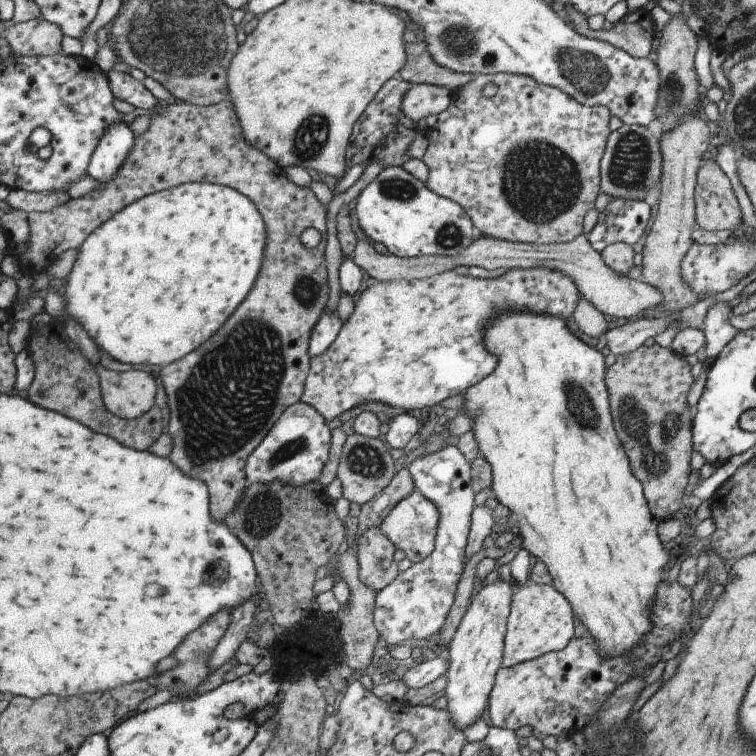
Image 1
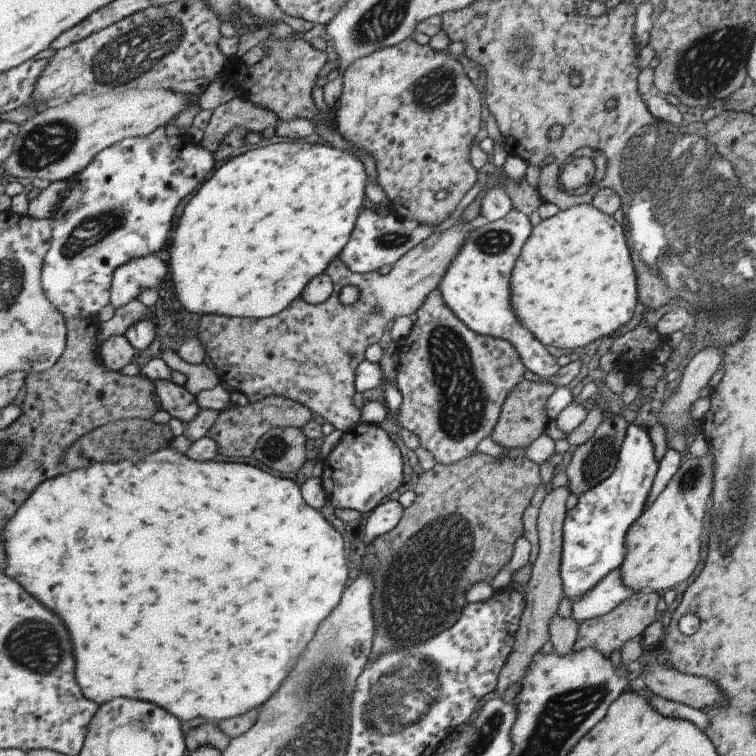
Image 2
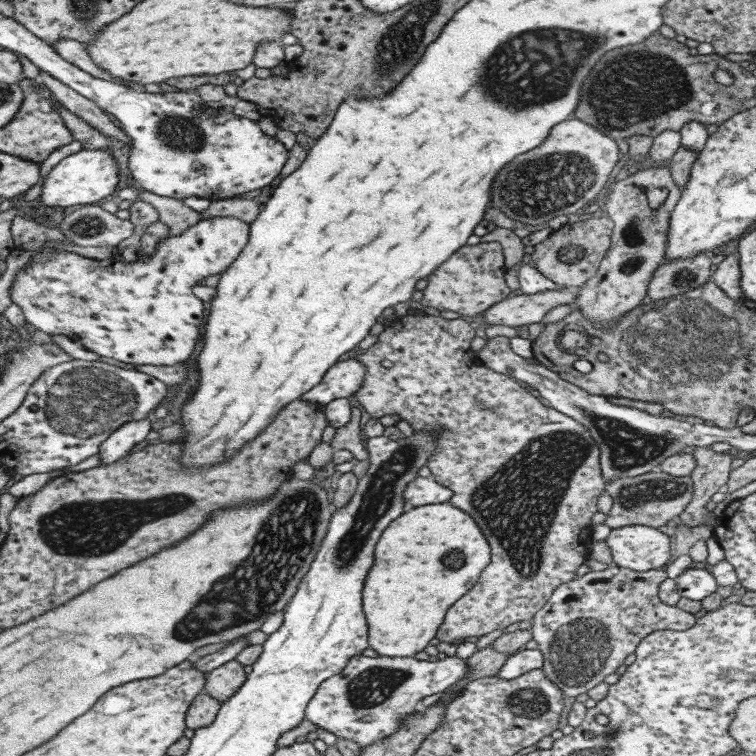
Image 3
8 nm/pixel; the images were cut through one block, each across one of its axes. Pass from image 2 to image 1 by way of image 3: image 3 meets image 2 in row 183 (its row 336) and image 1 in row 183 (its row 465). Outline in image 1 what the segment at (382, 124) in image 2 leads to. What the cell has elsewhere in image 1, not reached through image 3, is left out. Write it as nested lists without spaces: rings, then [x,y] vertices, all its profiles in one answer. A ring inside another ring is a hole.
[[[495,73],[486,75],[474,75],[473,80],[465,82],[460,90],[455,90],[450,95],[449,106],[437,114],[436,122],[427,128],[427,148],[421,158],[425,164],[428,175],[426,185],[433,194],[441,198],[447,198],[451,202],[457,202],[463,212],[469,216],[477,235],[494,239],[509,241],[512,243],[527,243],[536,245],[548,245],[571,242],[577,238],[583,230],[583,218],[594,207],[595,198],[600,192],[599,162],[605,148],[605,140],[609,134],[610,112],[603,106],[587,106],[575,102],[573,98],[563,94],[559,88],[539,84],[527,74]],[[487,84],[495,86],[495,92],[490,98],[485,98],[483,88]]]

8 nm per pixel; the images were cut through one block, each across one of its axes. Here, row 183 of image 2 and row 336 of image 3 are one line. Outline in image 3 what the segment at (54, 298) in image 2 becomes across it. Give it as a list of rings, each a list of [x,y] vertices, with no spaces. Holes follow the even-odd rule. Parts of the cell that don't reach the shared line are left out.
[[[204,218],[193,225],[185,233],[161,238],[155,254],[139,256],[130,264],[123,263],[115,252],[109,258],[96,260],[57,250],[57,255],[39,263],[29,260],[28,266],[25,264],[15,273],[9,297],[22,311],[24,321],[34,326],[39,335],[62,334],[79,340],[99,356],[134,366],[173,366],[185,362],[197,350],[205,322],[203,302],[195,298],[191,288],[197,281],[229,268],[248,238],[248,224],[238,218]]]

